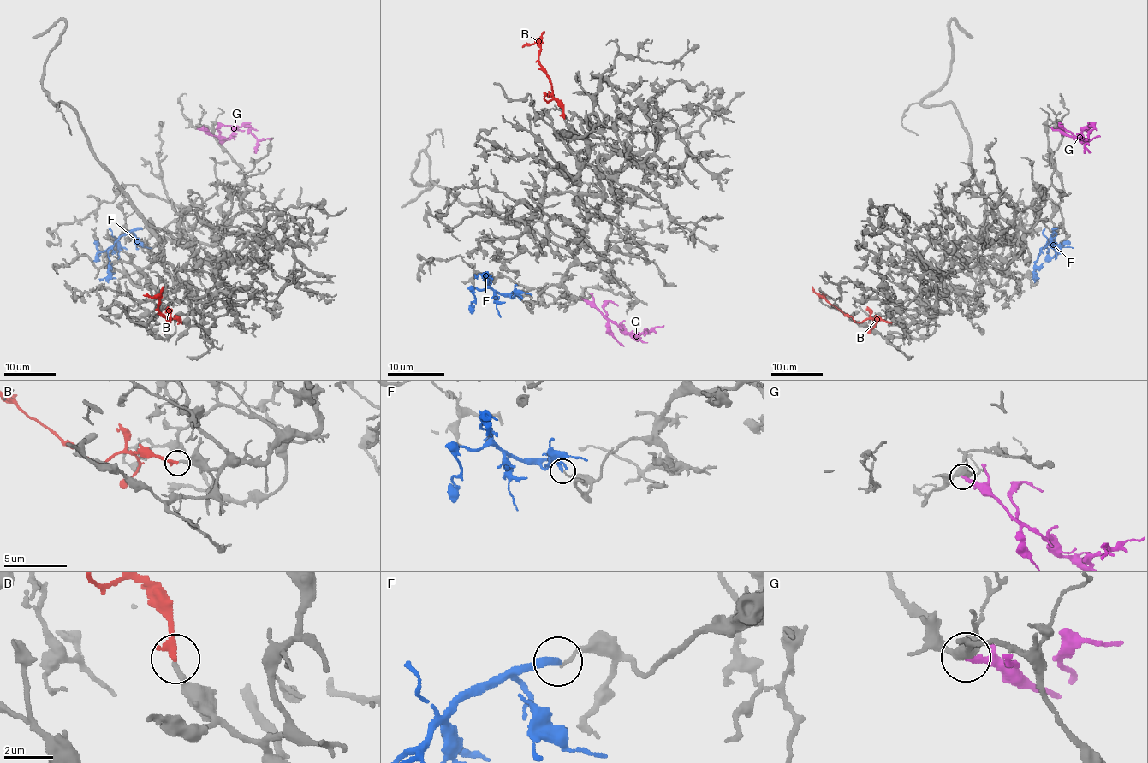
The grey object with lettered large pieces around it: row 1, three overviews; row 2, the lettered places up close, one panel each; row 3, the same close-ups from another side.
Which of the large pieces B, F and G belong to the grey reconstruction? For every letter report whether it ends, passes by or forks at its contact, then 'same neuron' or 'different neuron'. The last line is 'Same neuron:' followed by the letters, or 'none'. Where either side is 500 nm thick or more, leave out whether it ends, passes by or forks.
B: it ends | same neuron
F: it ends | different neuron
G: it ends | different neuron
Same neuron: B

